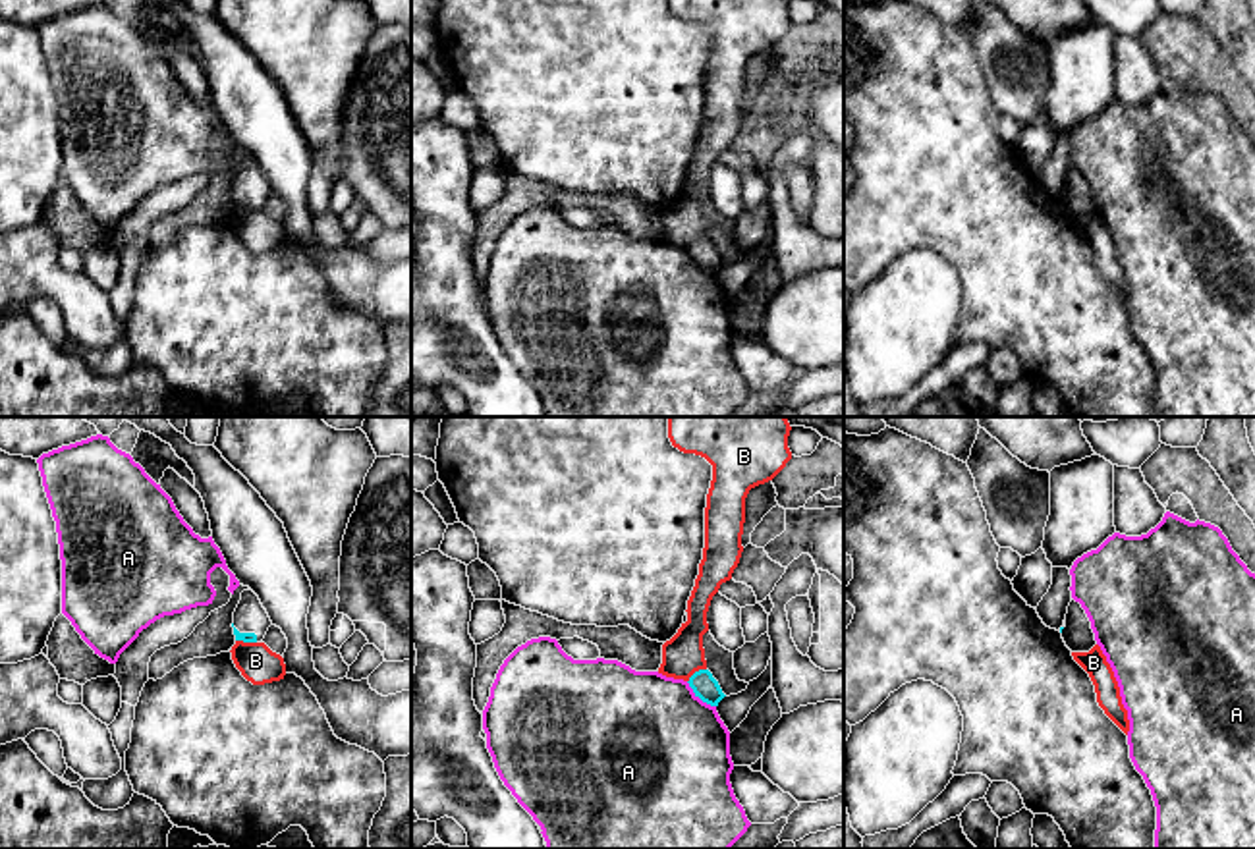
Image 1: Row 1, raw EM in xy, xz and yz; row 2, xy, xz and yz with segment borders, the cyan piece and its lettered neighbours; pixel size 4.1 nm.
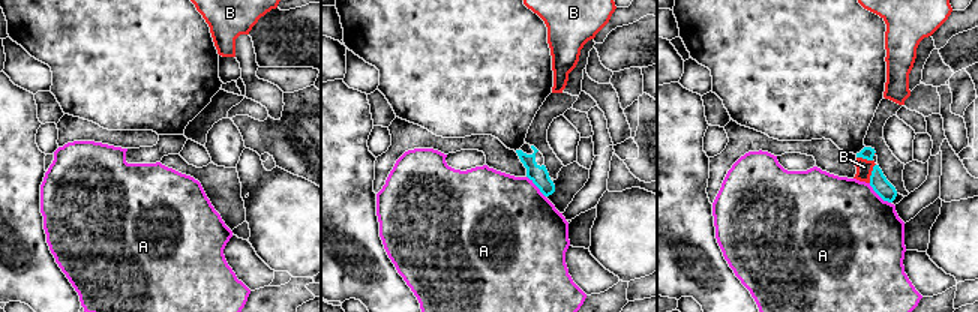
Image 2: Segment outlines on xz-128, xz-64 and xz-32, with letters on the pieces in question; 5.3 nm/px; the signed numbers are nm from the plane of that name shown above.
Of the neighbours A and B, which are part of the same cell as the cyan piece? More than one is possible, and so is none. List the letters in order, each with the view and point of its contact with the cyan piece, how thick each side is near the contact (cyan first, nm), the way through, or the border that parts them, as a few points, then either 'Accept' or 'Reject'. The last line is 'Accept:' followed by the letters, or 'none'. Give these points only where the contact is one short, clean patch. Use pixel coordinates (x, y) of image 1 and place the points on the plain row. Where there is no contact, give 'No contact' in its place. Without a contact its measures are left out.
A: Touches cyan at xz (699, 265). Thickness 100 nm (cyan) against 500 nm. Reject
B: Touches cyan at xz (696, 240). Thickness 100 nm (cyan) against 170 nm. Reject
Accept: none

